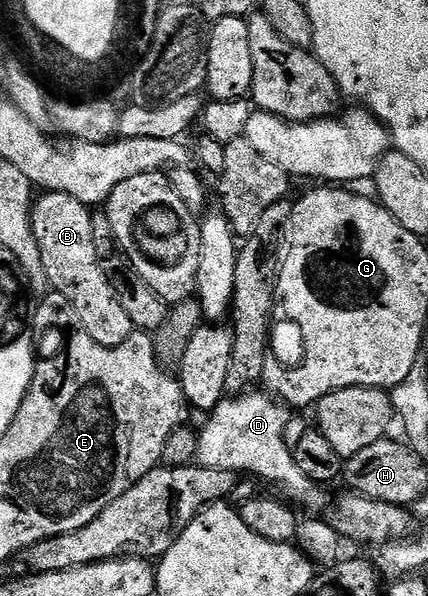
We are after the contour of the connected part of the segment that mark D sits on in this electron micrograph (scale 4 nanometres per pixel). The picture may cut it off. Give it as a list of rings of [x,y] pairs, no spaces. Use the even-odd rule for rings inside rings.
[[[264,392],[256,393],[226,396],[213,408],[209,423],[198,432],[200,439],[196,456],[199,465],[237,472],[245,470],[245,475],[265,478],[266,481],[281,486],[297,507],[327,511],[330,506],[330,497],[324,491],[327,489],[321,483],[305,478],[302,468],[298,468],[296,462],[286,460],[284,429],[290,417],[289,411],[275,397]]]

